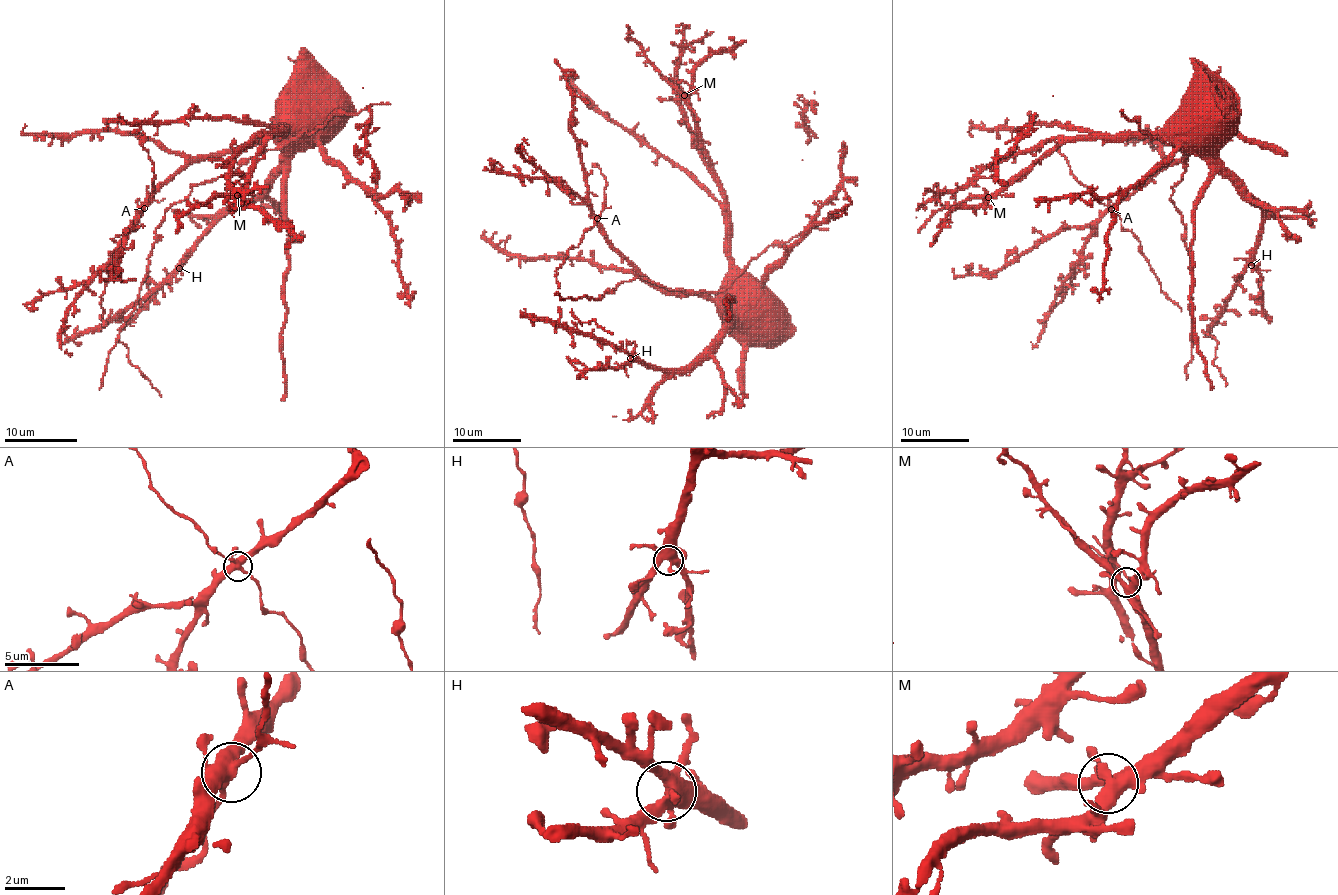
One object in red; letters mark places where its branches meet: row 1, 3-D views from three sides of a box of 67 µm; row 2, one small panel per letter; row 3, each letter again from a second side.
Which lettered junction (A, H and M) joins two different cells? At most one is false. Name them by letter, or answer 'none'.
none

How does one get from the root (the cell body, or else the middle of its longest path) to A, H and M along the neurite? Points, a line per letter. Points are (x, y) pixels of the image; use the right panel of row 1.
A: (1183, 125), (1178, 123), (1191, 140), (1188, 152), (1181, 159), (1167, 161), (1138, 190), (1121, 198), (1111, 209)
H: (1183, 125), (1176, 128), (1261, 210), (1261, 238), (1251, 265)
M: (1183, 125), (1176, 126), (1174, 135), (1070, 138), (1056, 144), (988, 197)

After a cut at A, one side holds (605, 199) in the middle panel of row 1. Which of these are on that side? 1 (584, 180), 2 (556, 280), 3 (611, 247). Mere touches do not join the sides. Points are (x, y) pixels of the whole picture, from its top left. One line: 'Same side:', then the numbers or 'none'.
Same side: 2

